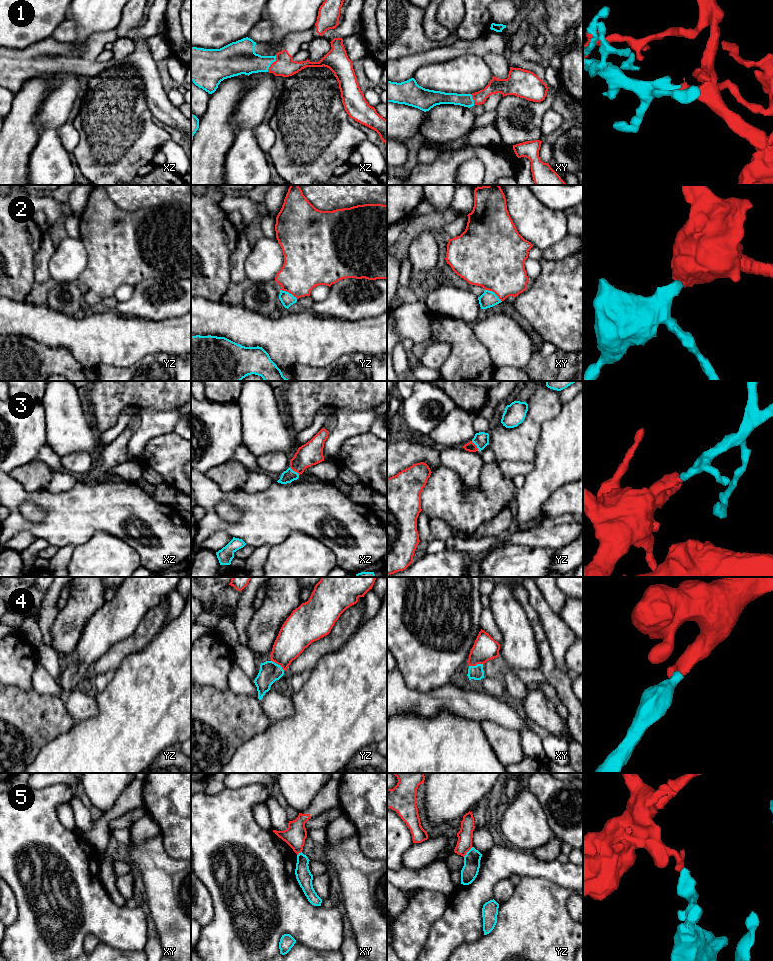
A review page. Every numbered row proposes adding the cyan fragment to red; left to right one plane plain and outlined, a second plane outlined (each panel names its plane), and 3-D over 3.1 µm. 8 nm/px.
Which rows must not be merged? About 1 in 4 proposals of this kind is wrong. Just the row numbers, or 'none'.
5

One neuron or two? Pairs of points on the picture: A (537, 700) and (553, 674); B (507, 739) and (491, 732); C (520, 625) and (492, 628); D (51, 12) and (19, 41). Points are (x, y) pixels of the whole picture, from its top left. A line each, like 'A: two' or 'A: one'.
A: two
B: one
C: two
D: one

